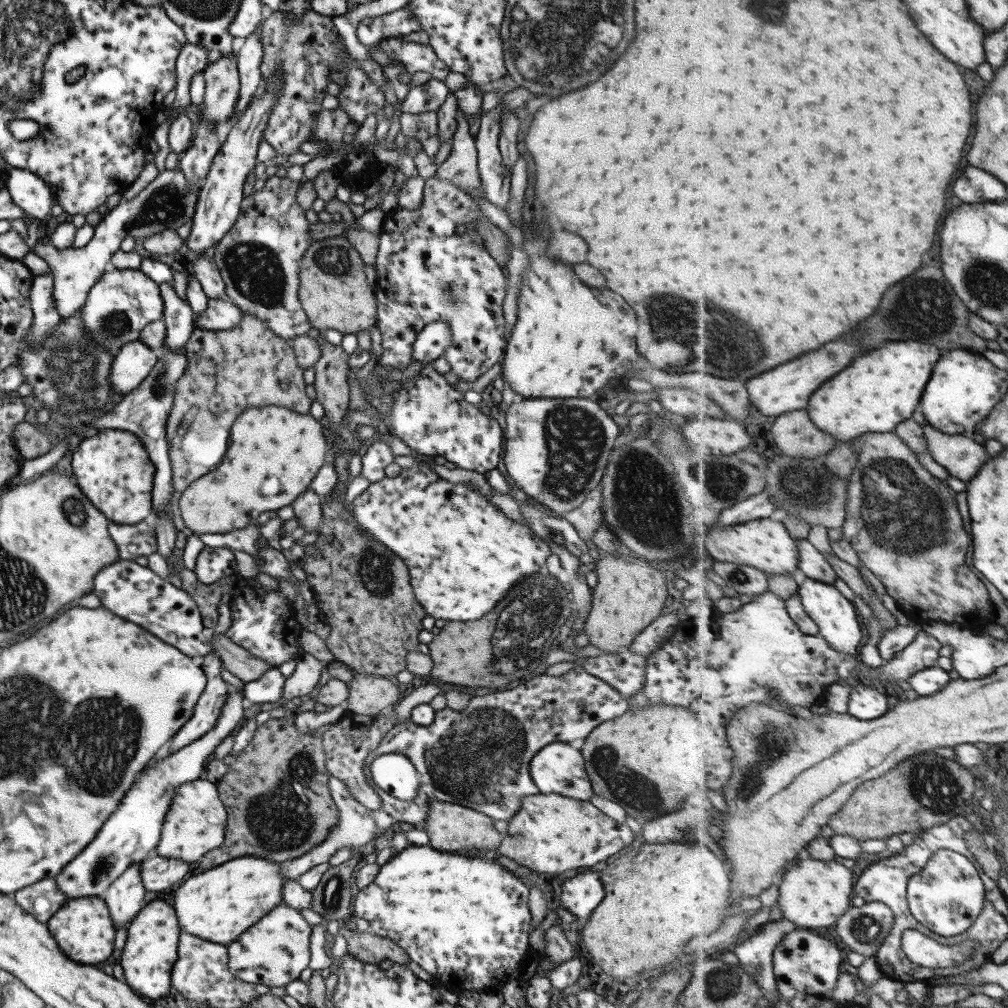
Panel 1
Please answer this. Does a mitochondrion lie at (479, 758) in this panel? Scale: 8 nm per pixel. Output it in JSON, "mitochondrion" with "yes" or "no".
{"mitochondrion":"yes"}

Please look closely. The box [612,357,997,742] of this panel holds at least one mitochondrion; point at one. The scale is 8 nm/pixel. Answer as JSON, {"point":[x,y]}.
{"point":[902,513]}

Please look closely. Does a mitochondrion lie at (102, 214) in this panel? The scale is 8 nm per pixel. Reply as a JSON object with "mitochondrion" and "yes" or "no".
{"mitochondrion":"no"}

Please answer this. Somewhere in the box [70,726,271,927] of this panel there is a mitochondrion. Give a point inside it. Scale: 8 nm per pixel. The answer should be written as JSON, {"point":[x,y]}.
{"point":[103,865]}

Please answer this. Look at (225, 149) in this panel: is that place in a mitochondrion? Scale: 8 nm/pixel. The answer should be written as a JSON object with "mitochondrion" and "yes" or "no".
{"mitochondrion":"no"}

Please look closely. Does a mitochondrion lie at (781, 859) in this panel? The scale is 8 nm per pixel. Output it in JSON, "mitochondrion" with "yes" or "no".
{"mitochondrion":"no"}

